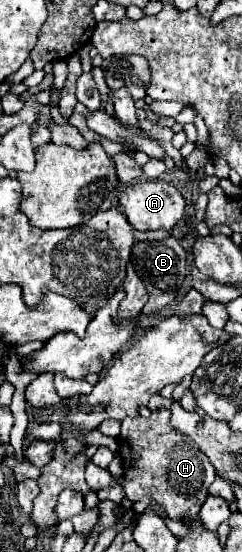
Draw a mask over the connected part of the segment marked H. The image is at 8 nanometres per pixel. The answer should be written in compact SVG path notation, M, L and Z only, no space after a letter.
M159 408L151 412L149 418L135 416L121 422L121 434L117 436L117 442L123 458L123 474L127 478L125 496L132 502L138 502L151 492L151 498L165 508L171 520L185 522L199 514L207 498L207 490L217 478L217 472L197 444L173 430L169 420L171 412Z

